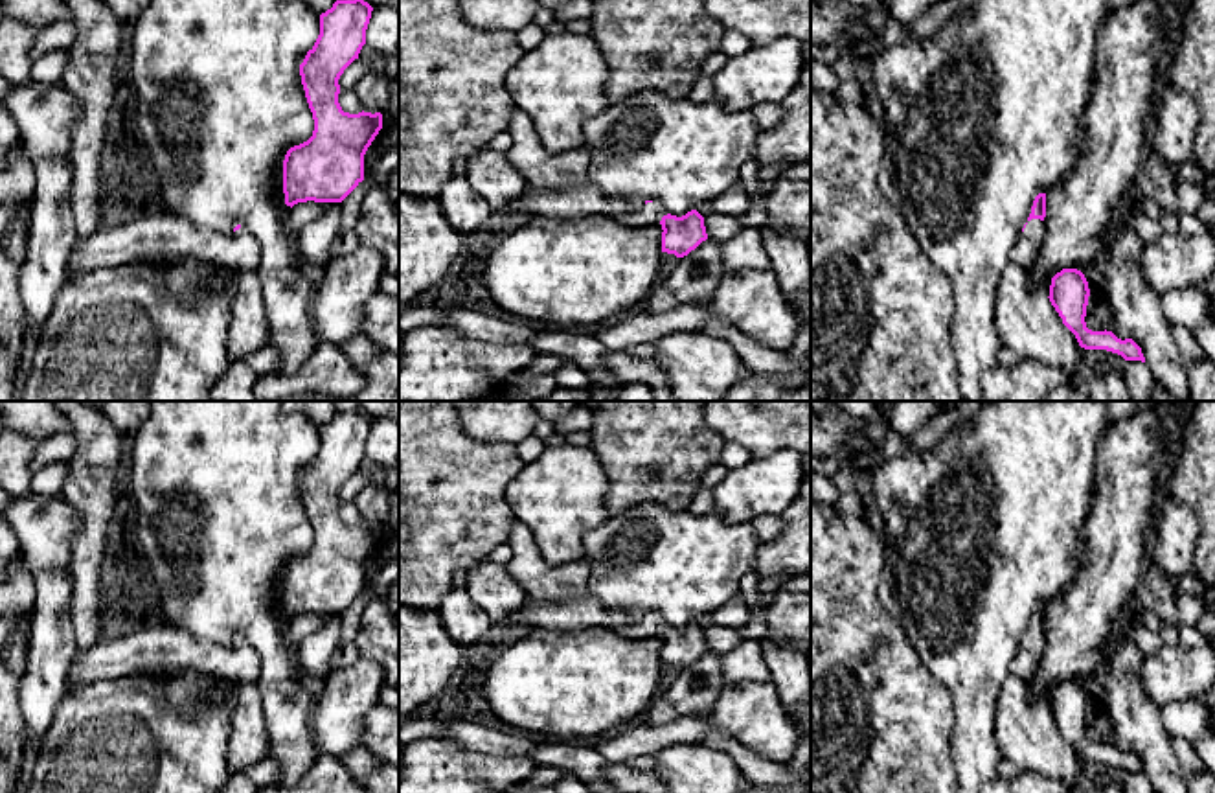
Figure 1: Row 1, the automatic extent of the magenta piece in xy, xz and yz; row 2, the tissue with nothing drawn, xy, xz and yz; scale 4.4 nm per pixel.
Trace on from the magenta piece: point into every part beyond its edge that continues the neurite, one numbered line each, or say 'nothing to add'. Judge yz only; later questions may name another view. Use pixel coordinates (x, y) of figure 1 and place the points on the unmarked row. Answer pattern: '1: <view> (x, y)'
1: yz (1024, 665)

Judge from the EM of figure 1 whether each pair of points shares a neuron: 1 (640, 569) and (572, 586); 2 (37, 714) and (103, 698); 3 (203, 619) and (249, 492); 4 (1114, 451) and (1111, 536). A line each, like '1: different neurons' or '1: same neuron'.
1: different neurons
2: different neurons
3: same neuron
4: same neuron

